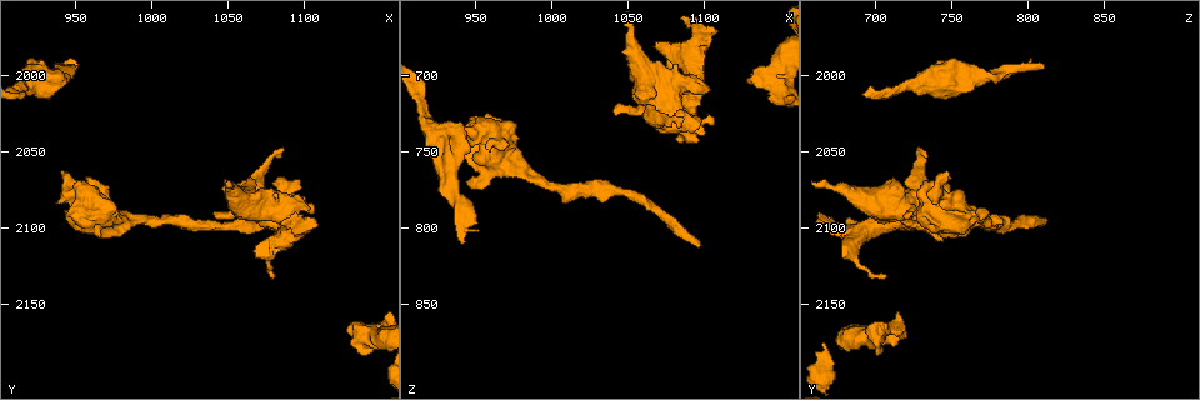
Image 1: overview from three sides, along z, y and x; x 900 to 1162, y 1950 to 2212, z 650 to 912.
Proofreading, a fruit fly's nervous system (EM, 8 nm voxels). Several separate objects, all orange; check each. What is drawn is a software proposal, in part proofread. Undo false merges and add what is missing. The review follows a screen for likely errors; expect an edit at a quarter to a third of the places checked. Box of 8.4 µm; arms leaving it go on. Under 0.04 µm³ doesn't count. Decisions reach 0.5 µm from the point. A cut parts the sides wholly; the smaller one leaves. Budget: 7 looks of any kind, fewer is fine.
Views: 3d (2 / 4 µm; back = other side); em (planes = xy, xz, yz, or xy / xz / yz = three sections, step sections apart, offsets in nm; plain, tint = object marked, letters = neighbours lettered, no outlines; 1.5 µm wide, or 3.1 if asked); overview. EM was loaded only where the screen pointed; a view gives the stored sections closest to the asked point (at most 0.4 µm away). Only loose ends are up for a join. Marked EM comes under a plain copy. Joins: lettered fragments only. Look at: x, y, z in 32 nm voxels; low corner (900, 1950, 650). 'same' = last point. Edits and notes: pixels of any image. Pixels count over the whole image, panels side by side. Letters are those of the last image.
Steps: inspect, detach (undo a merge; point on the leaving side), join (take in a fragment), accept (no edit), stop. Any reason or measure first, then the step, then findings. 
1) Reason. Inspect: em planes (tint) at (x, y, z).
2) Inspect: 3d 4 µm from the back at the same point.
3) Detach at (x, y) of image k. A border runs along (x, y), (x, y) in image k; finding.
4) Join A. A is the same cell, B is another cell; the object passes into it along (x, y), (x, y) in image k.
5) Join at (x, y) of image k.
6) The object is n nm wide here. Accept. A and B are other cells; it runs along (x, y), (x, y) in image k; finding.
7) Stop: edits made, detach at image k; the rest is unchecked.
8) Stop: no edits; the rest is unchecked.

Stops while still wide. Inspect: 3d 2 µm at (942, 2064, 748).

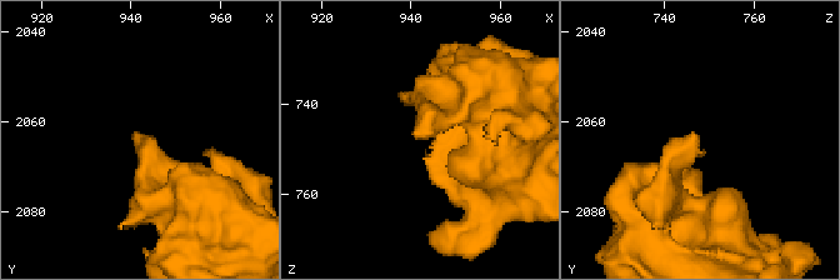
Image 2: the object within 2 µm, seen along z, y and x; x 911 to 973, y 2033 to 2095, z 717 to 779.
Shape alone is not enough. Inspect: em planes (letters) at (941, 2063, 747).

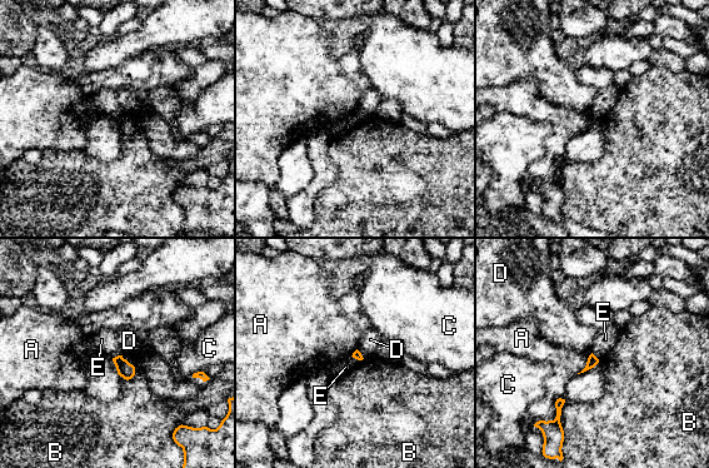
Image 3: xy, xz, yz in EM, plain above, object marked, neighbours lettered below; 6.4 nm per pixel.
Accept. A, B, C, D and E are other cells; a border runs along (120, 354), (111, 358) in image 3; none of them fits.

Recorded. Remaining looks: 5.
Branch stops here. Inspect: em planes (letters) at (1084, 2046, 726).

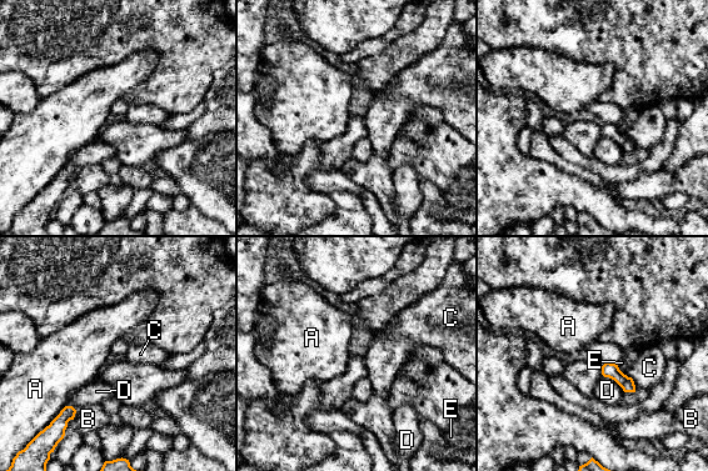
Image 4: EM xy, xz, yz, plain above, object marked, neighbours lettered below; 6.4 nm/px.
Accept. A, B, C, D and E are other cells; a border runs along (632, 379), (636, 387) in image 4; no lettered fragment goes on from it.

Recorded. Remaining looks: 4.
An open end. Inspect: 3d 2 µm at (938, 1992, 810).

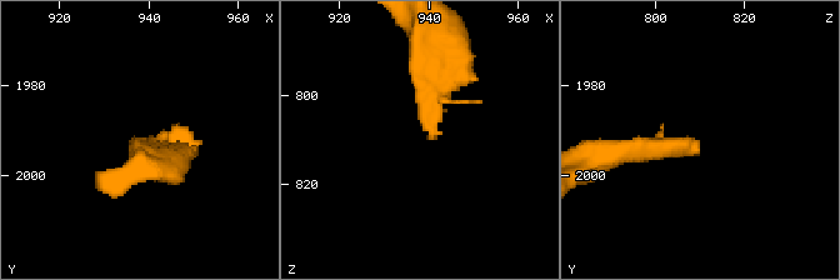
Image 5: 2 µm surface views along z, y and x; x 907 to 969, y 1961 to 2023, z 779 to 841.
Inspect: em planes (tint) at (939, 1993, 809).

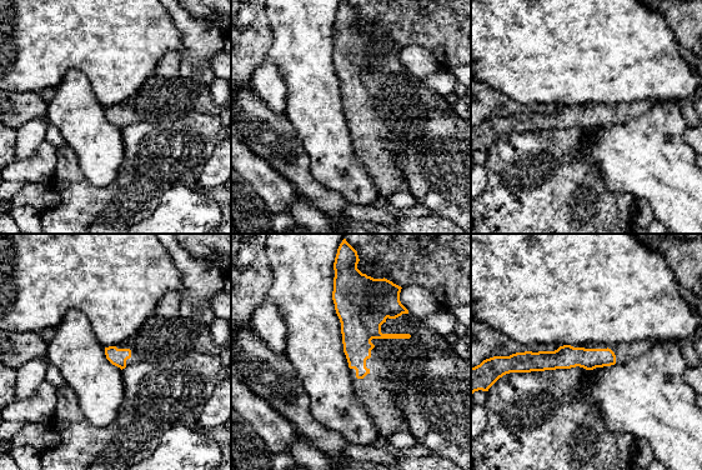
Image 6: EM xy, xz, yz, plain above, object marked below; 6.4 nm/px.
What lies round it. Inspect: em planes (letters) at the same point.

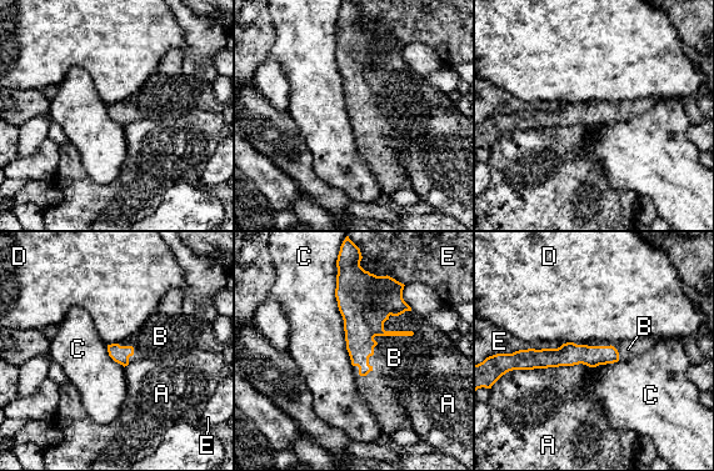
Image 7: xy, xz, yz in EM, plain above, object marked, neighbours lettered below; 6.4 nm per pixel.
The object is 110 nm wide here. Join B. B is the same cell, A, C, D and E are other cells; the object passes into it along (368, 321), (404, 335), (394, 357) in image 7; it goes on there.

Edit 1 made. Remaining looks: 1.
Stop: edits made, join at image 7; the rest is unchecked.

